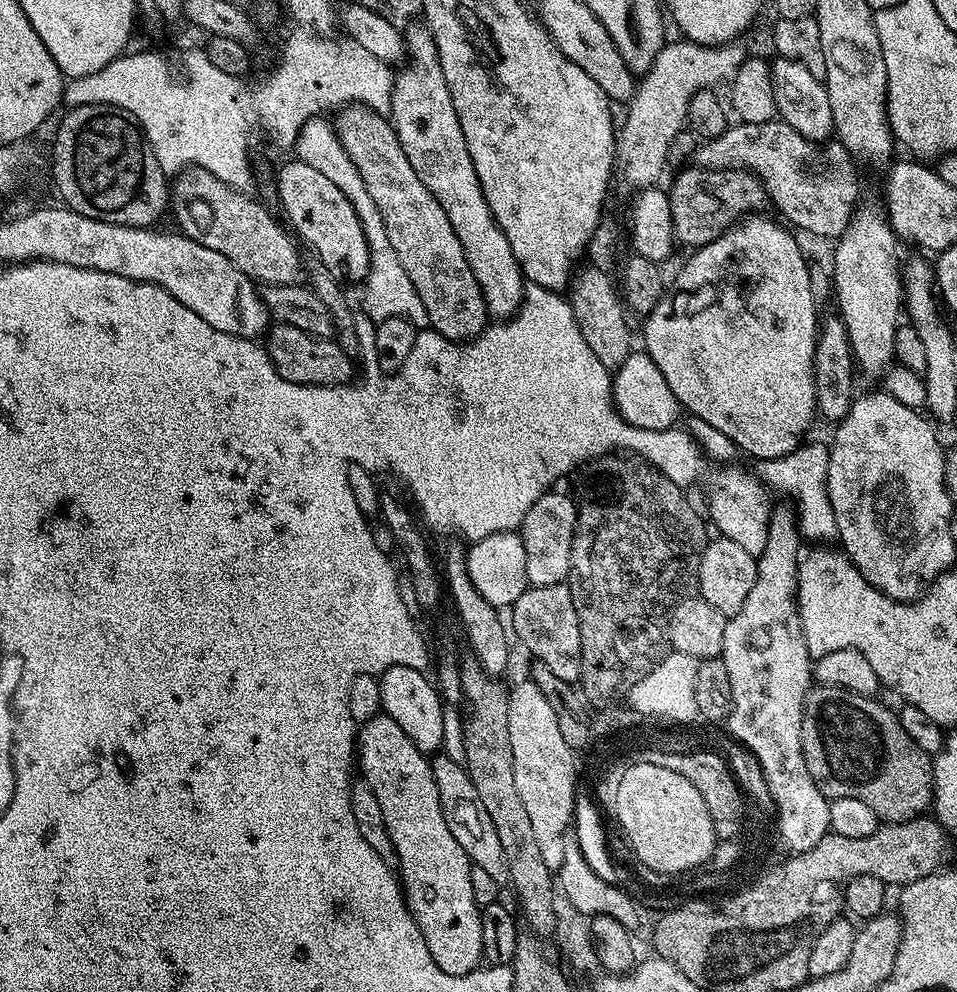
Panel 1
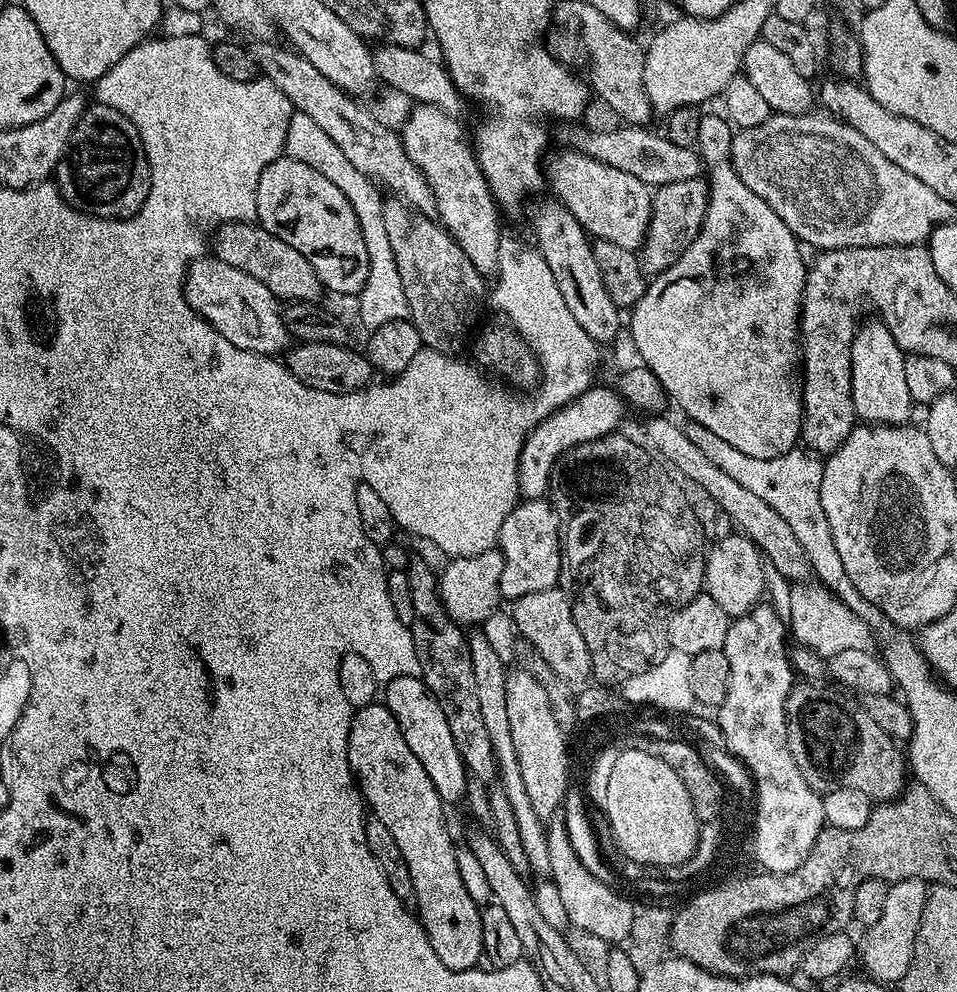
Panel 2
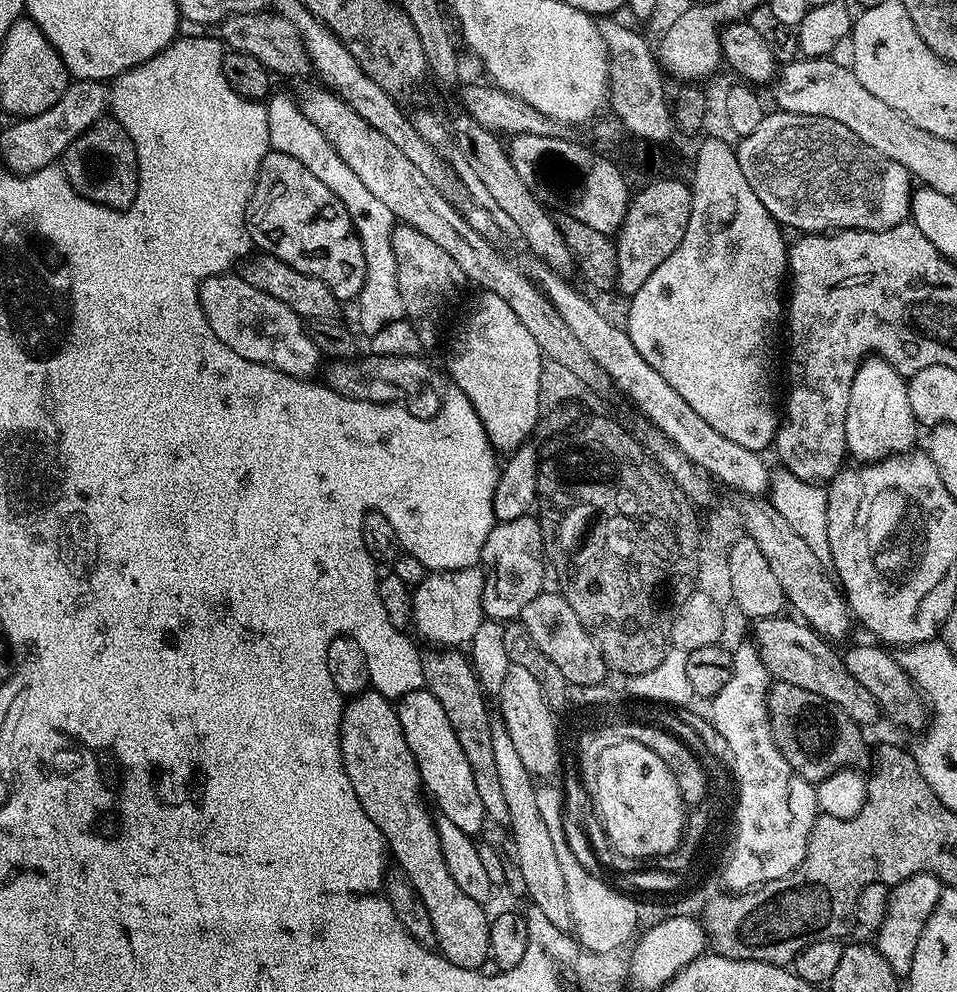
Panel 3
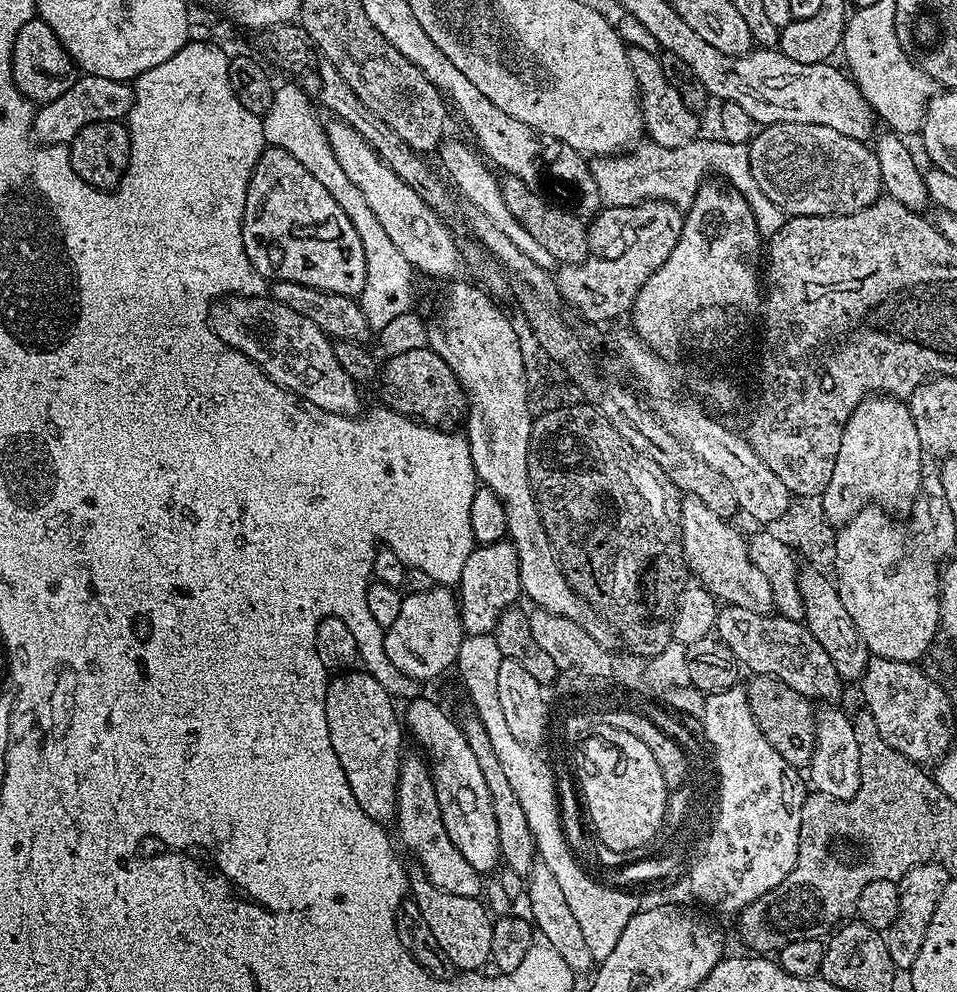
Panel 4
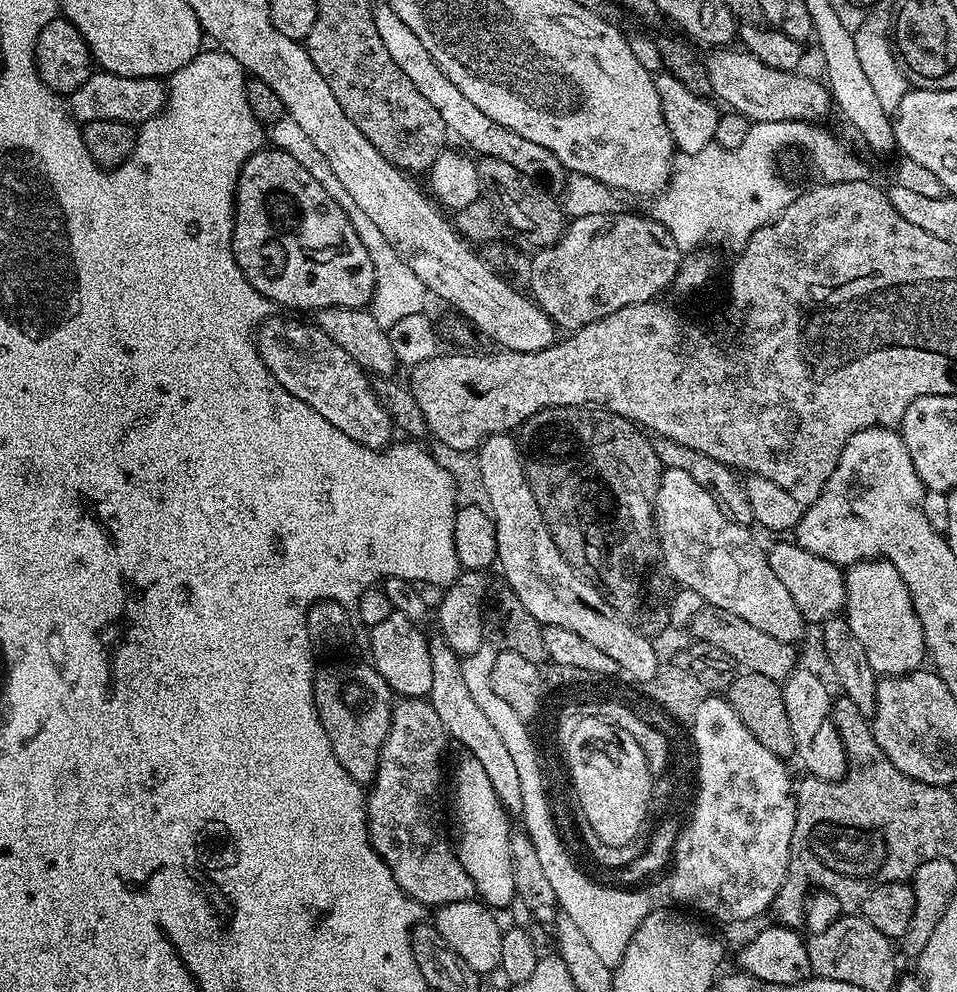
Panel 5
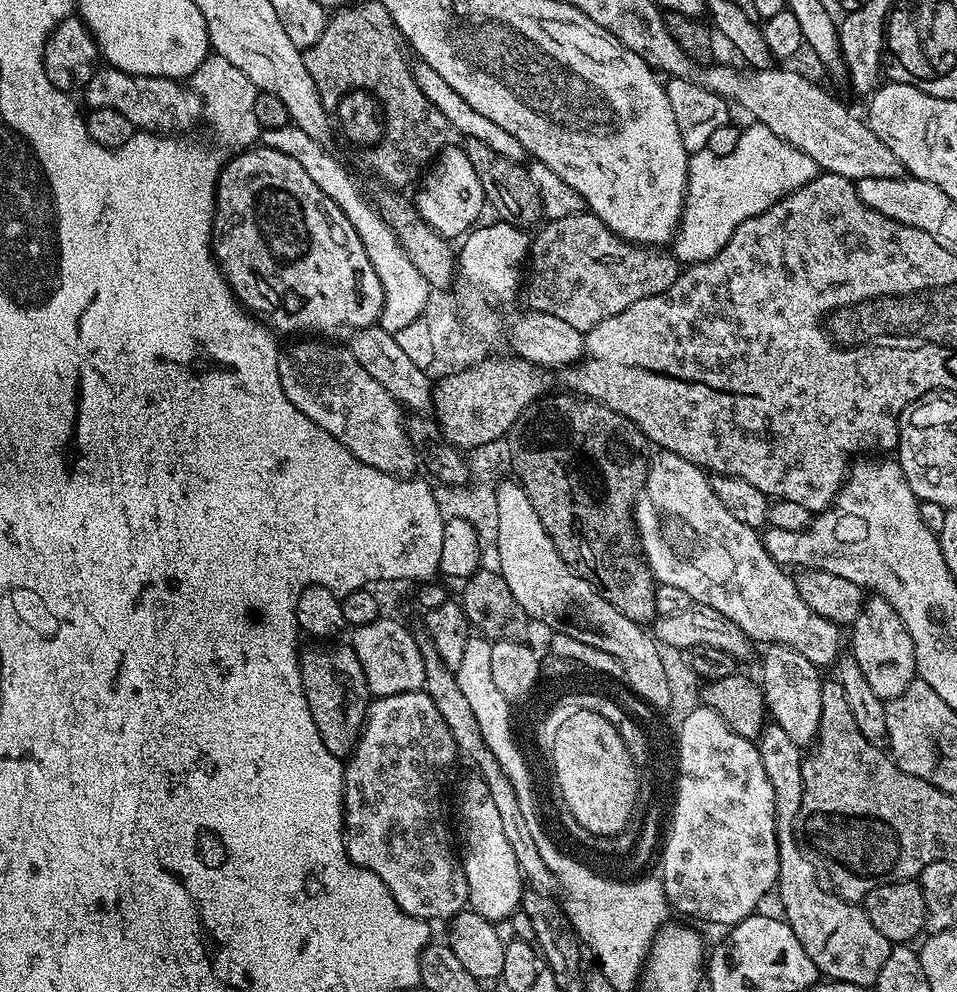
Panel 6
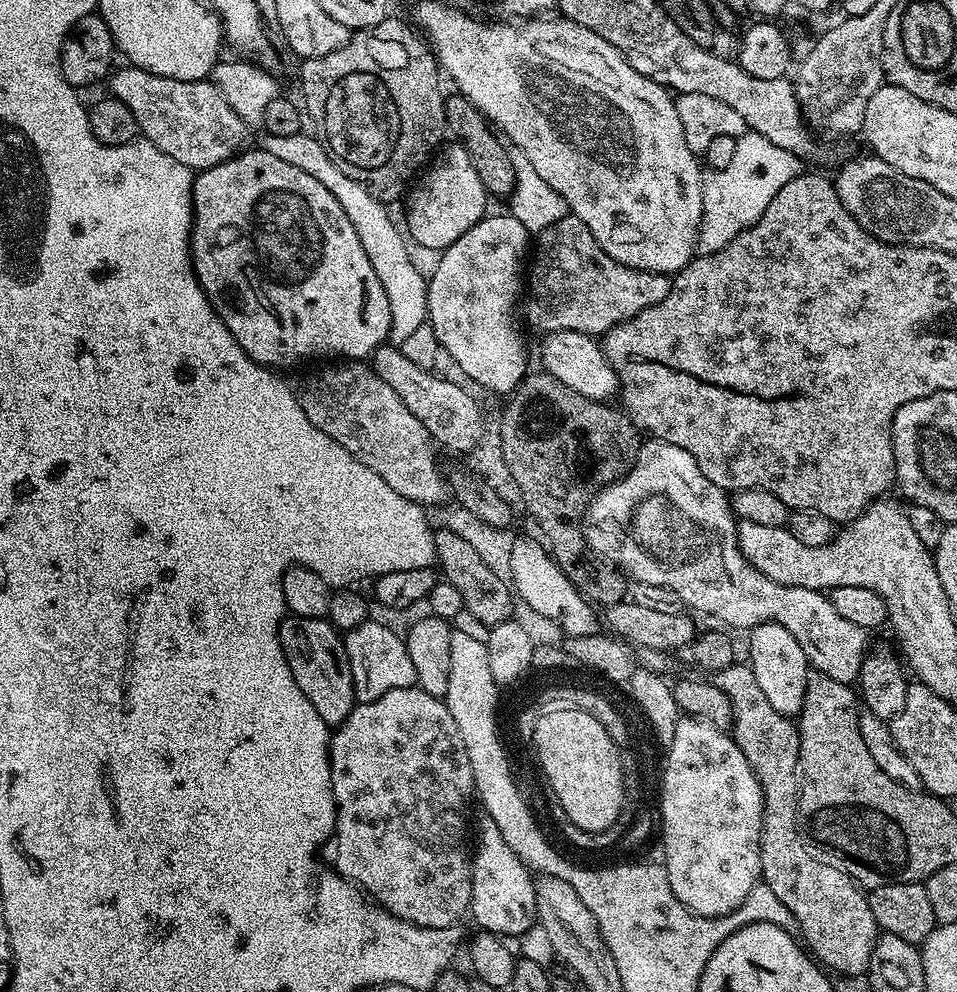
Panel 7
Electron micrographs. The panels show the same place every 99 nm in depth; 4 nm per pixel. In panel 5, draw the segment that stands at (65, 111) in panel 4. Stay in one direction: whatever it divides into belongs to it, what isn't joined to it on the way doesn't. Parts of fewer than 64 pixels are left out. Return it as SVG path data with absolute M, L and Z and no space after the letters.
M96 70L93 71L90 78L86 78L86 82L82 82L82 86L78 90L67 93L66 107L72 113L73 120L81 125L98 122L99 120L120 120L123 124L139 126L146 123L150 118L157 116L158 113L163 112L165 99L165 85L157 77L139 76L138 78L130 78L122 74L110 74L103 70Z

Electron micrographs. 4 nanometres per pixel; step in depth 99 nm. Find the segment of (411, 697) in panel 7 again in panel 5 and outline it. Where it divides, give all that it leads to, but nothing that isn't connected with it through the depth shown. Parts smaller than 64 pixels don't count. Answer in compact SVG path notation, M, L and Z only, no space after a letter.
M397 699L376 777L366 792L369 842L382 862L390 866L394 882L411 900L425 906L462 902L476 896L474 882L462 870L462 862L458 862L456 849L450 843L445 821L440 821L440 759L444 756L444 740L442 722L427 699Z

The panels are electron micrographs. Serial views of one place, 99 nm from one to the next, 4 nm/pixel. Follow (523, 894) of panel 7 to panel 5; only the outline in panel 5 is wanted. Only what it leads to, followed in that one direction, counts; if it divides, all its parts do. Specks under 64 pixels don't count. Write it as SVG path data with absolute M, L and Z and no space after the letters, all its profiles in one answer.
M460 754L452 772L450 840L456 849L458 862L462 862L462 870L466 870L470 882L474 882L476 896L493 910L501 910L516 900L514 866L510 866L512 832L508 820L510 814L502 806L498 794L494 794L494 786L490 786L490 777L478 763L478 758Z

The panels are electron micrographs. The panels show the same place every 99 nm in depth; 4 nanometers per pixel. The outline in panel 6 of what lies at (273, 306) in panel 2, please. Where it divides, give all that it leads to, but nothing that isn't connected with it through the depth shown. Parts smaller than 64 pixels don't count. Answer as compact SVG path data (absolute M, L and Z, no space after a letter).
M304 338L301 344L296 344L292 349L281 351L278 362L278 374L282 382L282 390L286 390L286 398L310 418L326 434L334 434L354 458L366 462L366 466L374 466L374 470L388 472L391 476L411 477L415 468L418 468L418 457L416 451L412 449L412 443L408 437L406 427L406 416L401 405L396 403L386 390L370 374L366 374L366 369L358 363L358 358L354 358L351 347L340 344L323 344L320 338Z

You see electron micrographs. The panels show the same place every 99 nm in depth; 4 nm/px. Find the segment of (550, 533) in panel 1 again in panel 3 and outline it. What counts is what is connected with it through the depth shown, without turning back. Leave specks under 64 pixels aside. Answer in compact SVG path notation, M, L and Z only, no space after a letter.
M529 514L514 518L513 521L493 523L490 534L486 534L486 542L480 551L480 564L487 572L482 594L485 617L501 622L515 621L520 611L533 598L538 598L538 594L546 588L544 584L546 549L539 519Z

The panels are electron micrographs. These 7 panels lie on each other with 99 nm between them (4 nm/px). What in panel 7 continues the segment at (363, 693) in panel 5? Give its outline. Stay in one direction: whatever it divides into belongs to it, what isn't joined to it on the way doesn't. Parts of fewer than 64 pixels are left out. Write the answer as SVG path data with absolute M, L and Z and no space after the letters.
M288 614L280 621L280 649L282 654L286 654L290 672L296 672L300 688L312 696L312 704L316 704L320 723L340 725L358 703L344 636L326 618Z

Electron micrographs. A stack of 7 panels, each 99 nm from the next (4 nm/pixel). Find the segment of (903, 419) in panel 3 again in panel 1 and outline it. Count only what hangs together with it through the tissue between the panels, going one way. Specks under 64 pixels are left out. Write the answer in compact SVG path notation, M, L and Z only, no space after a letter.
M860 206L852 213L852 221L835 244L832 280L836 283L838 315L848 332L852 359L868 372L883 373L893 363L896 329L902 323L901 241L881 209L879 212L876 208Z

